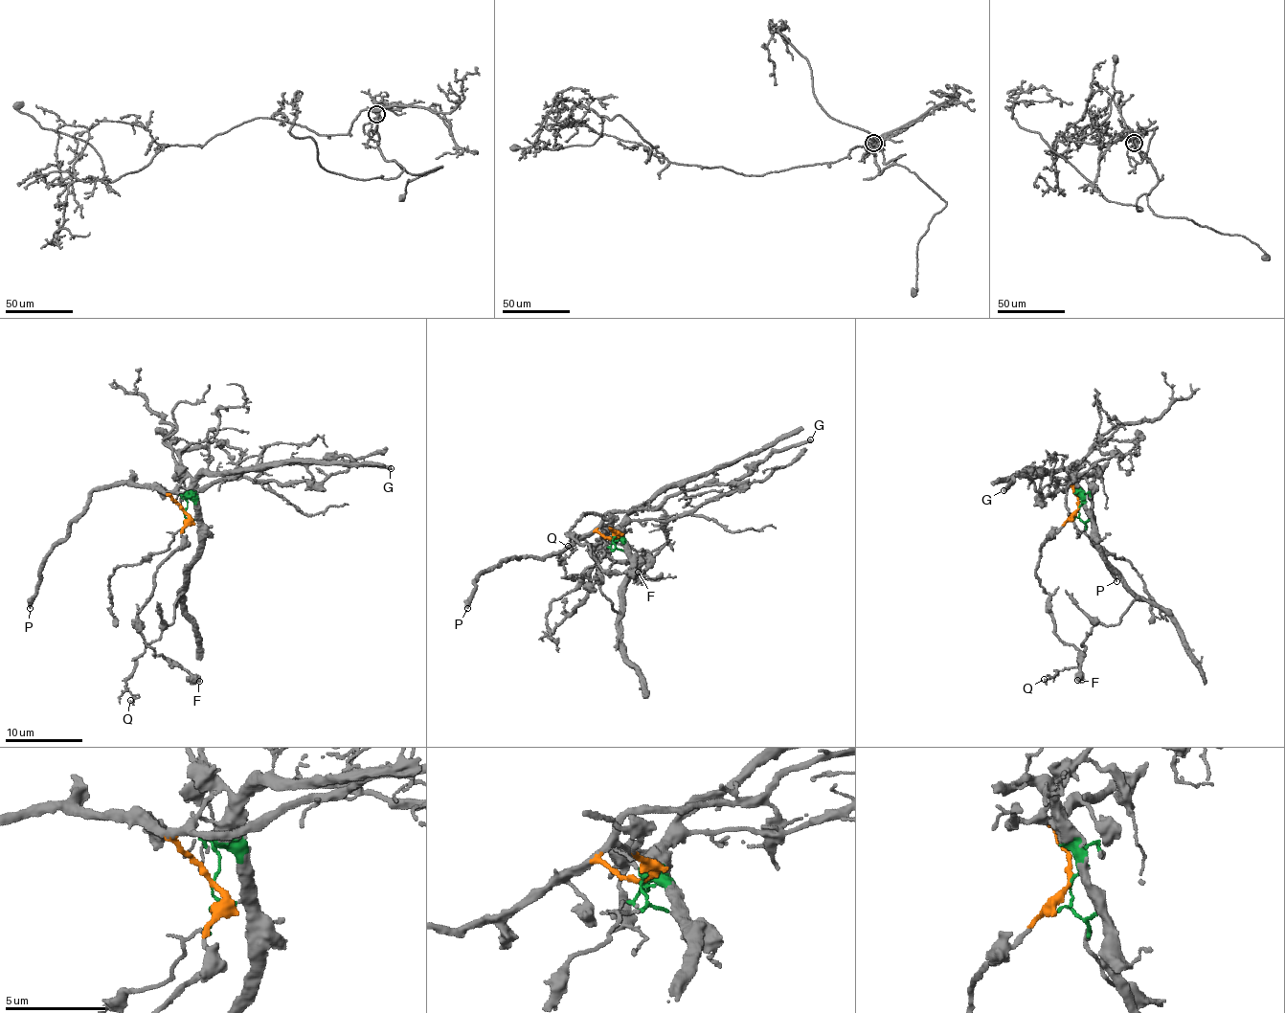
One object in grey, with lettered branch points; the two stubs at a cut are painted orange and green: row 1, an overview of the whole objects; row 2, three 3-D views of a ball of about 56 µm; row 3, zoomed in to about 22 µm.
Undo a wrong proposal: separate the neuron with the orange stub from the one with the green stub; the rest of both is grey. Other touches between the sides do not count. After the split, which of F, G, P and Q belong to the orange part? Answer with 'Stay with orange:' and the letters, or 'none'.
Stay with orange: F, G, P

